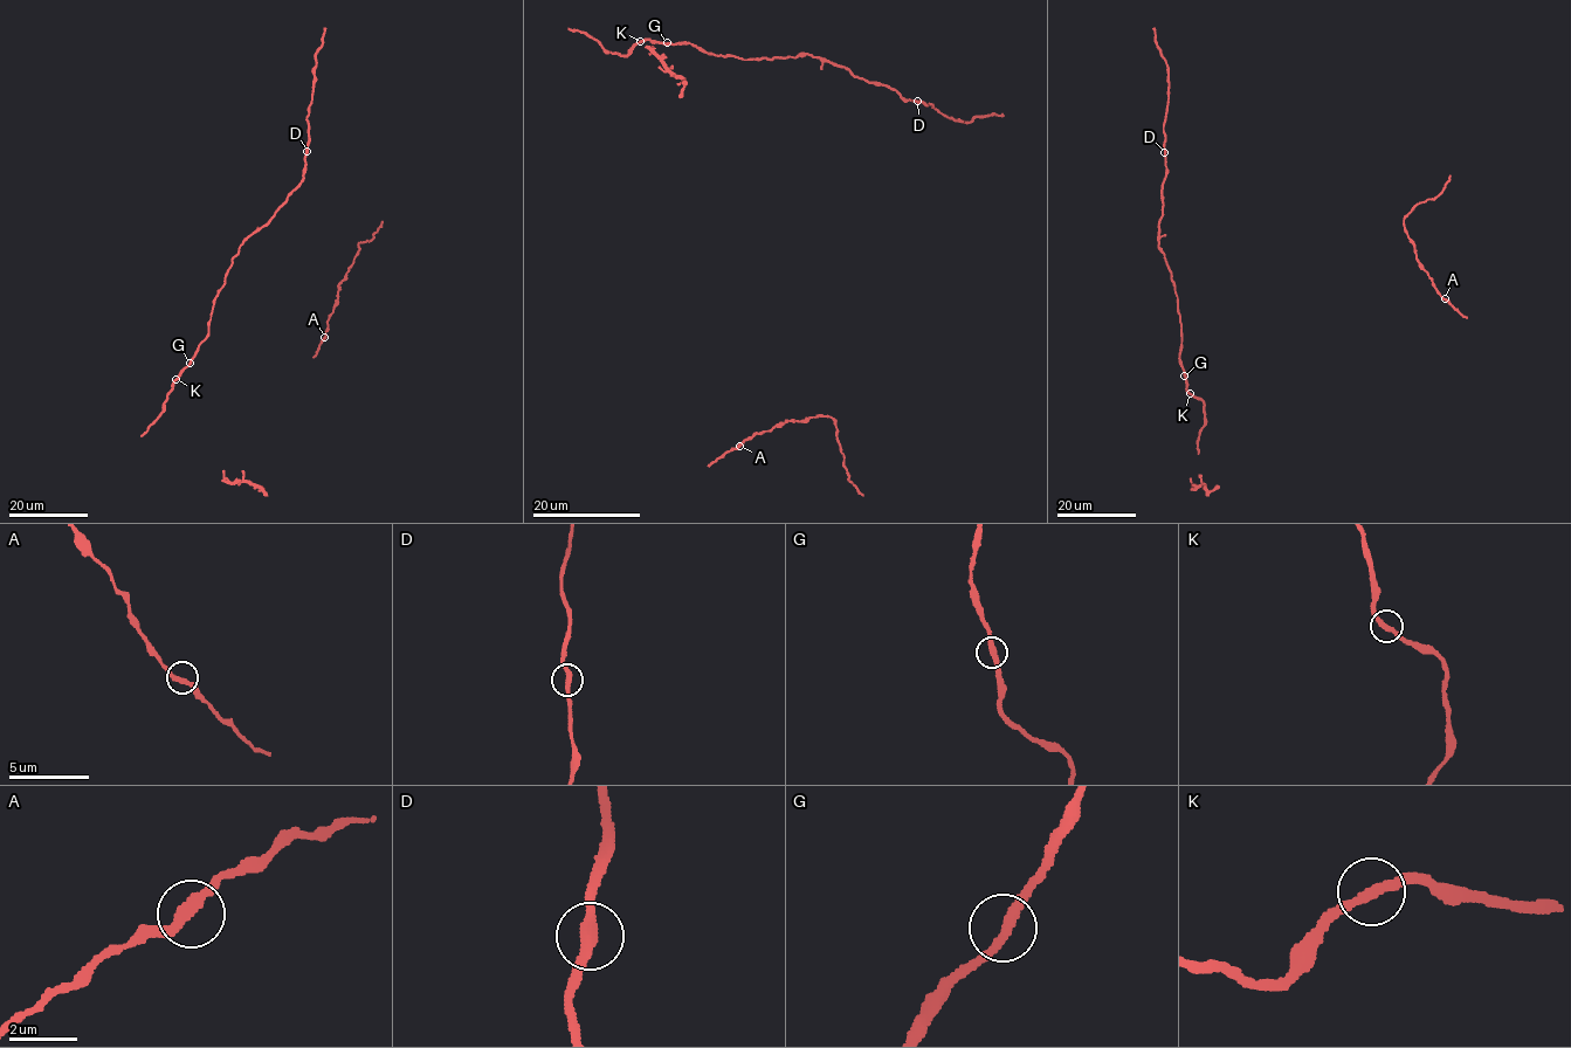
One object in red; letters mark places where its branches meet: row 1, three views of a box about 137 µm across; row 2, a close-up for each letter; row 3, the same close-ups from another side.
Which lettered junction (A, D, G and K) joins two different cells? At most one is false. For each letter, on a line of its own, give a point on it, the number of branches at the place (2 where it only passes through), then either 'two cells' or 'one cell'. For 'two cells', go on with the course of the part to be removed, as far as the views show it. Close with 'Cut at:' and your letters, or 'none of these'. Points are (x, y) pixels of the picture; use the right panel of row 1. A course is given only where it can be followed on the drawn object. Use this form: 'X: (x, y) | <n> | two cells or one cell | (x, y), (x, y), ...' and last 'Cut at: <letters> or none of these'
A: (1445, 298) | 2 | one cell
D: (1164, 152) | 2 | one cell
G: (1184, 376) | 2 | one cell
K: (1190, 393) | 2 | one cell
Cut at: none of these

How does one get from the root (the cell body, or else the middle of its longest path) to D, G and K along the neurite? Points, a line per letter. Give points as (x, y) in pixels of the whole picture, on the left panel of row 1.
D: (277, 211), (303, 178), (307, 151)
G: (277, 211), (247, 238), (233, 257), (214, 301), (208, 336), (190, 363)
K: (277, 211), (247, 238), (233, 257), (214, 301), (208, 336), (176, 379)

